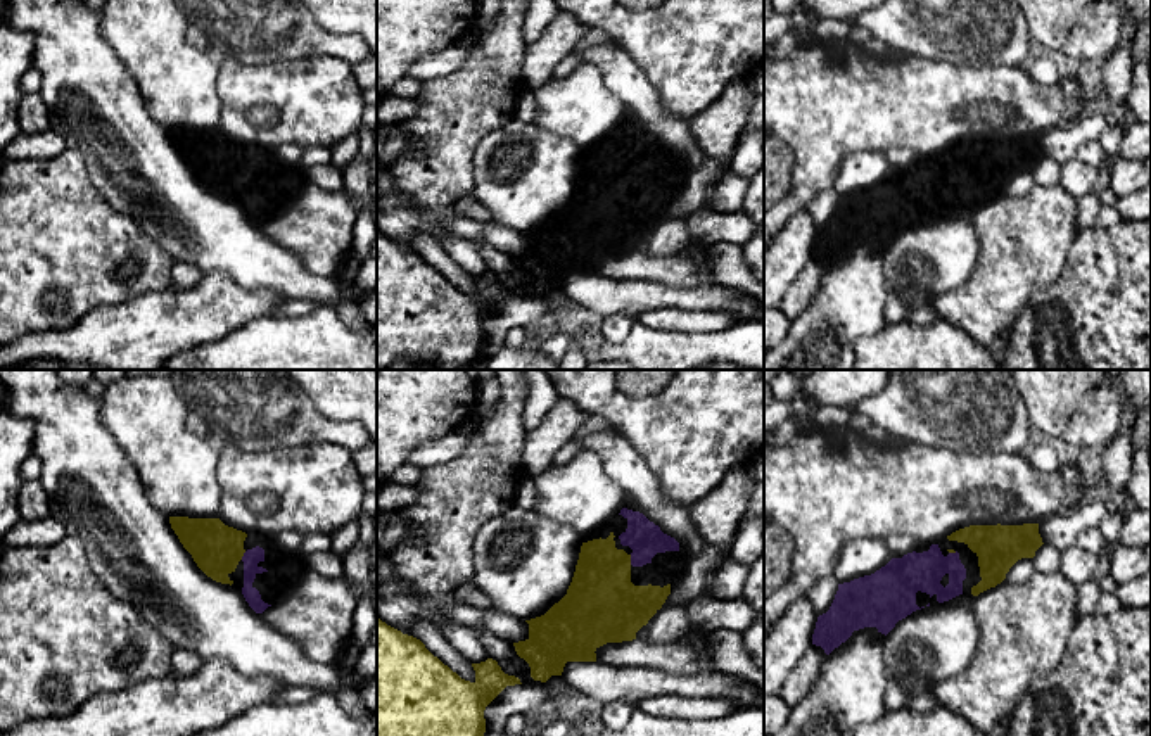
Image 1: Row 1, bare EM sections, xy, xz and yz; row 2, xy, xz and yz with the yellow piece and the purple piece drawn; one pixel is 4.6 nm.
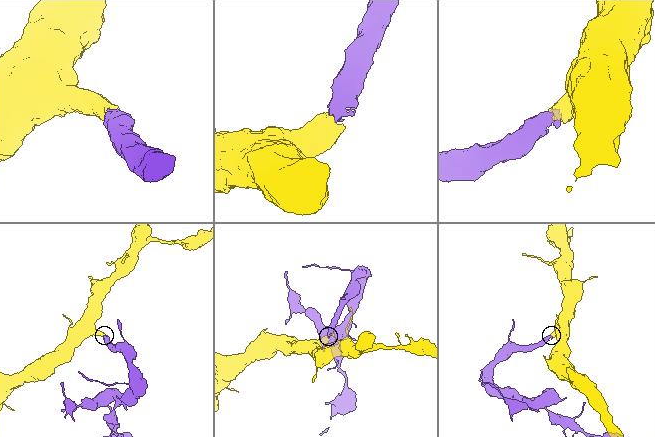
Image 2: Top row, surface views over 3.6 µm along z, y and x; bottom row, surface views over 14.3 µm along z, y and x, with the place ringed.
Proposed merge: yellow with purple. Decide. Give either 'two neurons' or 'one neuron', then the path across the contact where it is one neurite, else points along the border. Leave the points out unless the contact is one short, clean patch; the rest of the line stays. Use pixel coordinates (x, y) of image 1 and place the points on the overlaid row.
one neuron; way xz (602, 605), (604, 586), (629, 560), (645, 545), (645, 538)

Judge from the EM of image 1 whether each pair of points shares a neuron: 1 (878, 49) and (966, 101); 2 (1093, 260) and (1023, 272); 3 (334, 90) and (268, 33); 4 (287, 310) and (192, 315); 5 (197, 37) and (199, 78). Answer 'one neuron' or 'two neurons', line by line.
1: two neurons
2: two neurons
3: two neurons
4: two neurons
5: two neurons

